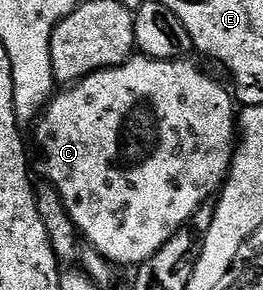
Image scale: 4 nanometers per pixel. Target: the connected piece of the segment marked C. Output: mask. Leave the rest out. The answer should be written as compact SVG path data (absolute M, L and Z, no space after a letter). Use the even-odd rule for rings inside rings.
M133 56L128 62L123 62L120 66L110 66L104 70L94 70L92 74L87 74L84 78L80 78L78 82L68 85L66 88L60 89L58 93L52 97L51 101L48 102L46 110L39 115L37 119L37 125L34 127L35 130L35 142L39 145L39 154L43 157L43 170L47 173L46 181L52 188L61 196L61 200L65 204L67 209L67 215L73 220L76 230L79 231L82 241L92 246L100 253L101 256L106 258L110 263L116 267L131 266L130 268L138 268L141 263L145 260L149 260L162 248L162 246L169 241L170 238L175 237L176 234L180 233L184 229L183 225L190 223L195 217L195 213L199 211L200 206L204 205L208 201L207 198L216 193L222 187L226 177L227 171L231 169L231 159L233 157L233 151L237 145L237 106L233 101L233 94L230 89L227 90L219 82L214 82L207 74L202 74L197 67L191 62L183 62L184 60L176 60L173 62L162 62L156 58L144 58L142 56Z

